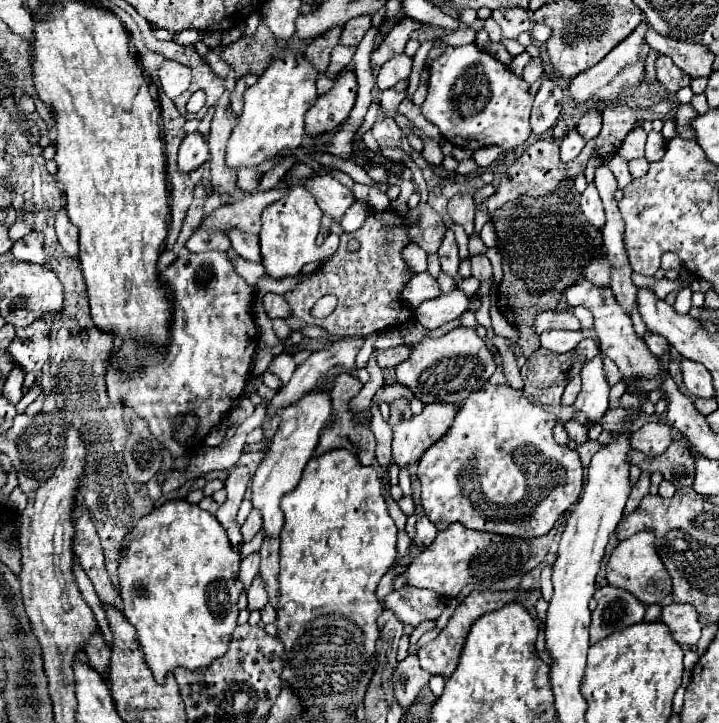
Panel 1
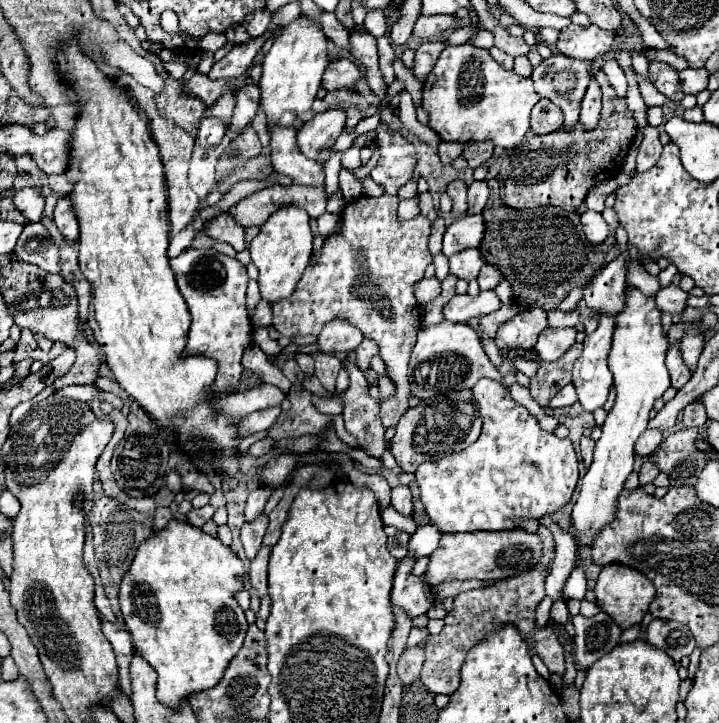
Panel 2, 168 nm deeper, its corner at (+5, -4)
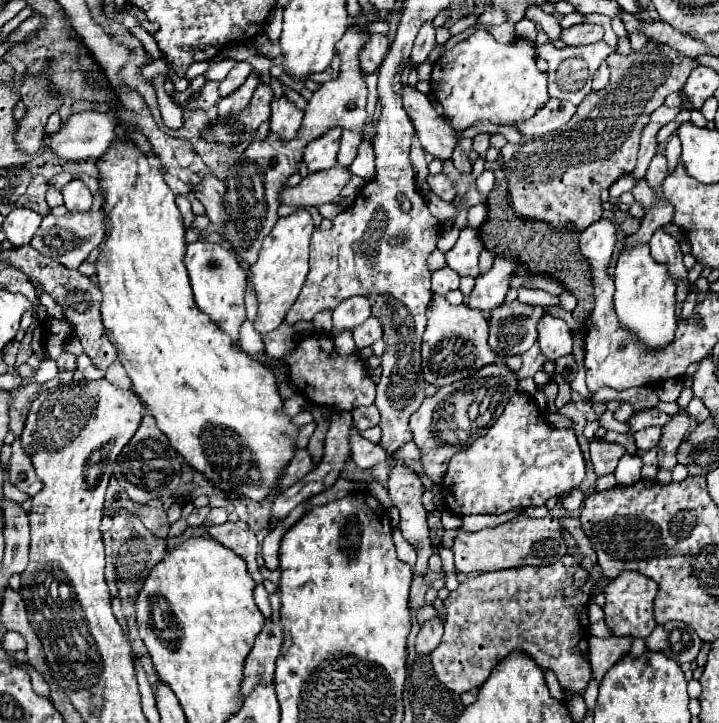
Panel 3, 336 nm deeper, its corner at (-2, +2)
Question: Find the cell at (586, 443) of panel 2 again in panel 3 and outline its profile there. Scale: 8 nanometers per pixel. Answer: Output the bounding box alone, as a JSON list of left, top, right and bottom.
[589,438,625,476]

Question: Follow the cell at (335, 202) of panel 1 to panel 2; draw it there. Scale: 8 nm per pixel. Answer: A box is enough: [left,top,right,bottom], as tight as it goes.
[270,124,324,184]

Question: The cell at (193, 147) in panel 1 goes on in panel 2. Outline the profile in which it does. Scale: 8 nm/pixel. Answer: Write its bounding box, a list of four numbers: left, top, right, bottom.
[196,116,226,148]

